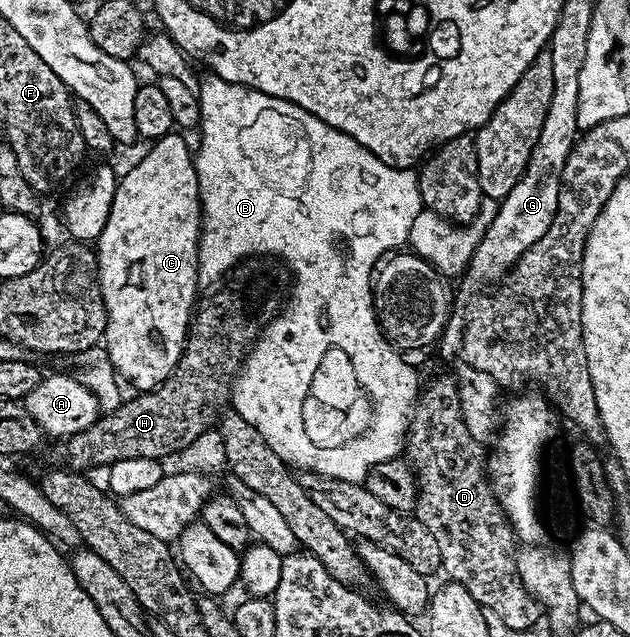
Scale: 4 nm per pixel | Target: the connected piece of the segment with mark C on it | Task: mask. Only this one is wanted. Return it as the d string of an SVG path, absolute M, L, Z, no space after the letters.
M170 133L156 140L150 146L153 148L125 176L120 176L117 188L113 190L111 205L99 228L101 236L98 237L97 243L95 242L97 272L99 273L101 292L107 309L107 329L103 340L103 351L109 362L112 363L114 372L126 384L128 384L127 382L134 383L138 392L152 391L154 387L158 387L163 381L167 381L169 375L172 375L181 356L181 350L185 348L185 341L189 334L191 316L195 311L193 298L199 294L197 286L197 242L201 240L201 194L199 193L199 181L197 180L197 164L191 147L188 147L177 135L181 136L177 133Z

